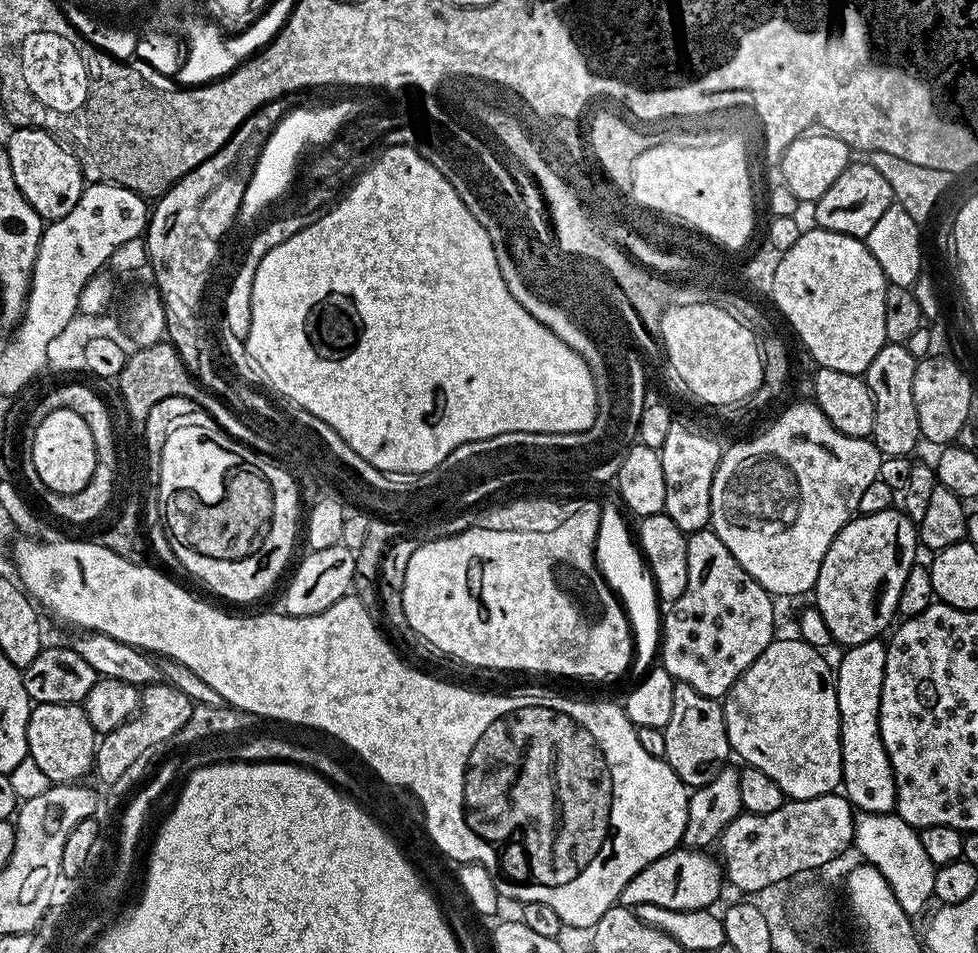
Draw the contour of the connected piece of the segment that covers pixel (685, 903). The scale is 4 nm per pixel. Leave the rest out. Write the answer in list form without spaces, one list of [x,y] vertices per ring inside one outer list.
[[[683,846],[675,852],[667,852],[662,858],[650,862],[622,890],[619,903],[623,907],[640,910],[645,904],[648,908],[665,908],[668,912],[700,912],[708,908],[726,888],[726,877],[721,861],[708,850],[693,850]]]

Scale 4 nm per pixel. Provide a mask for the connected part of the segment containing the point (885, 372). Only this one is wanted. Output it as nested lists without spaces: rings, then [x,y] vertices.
[[[885,342],[882,350],[874,354],[866,373],[868,388],[874,398],[874,426],[870,437],[881,457],[913,455],[916,443],[922,437],[918,426],[918,410],[914,406],[914,370],[917,357],[910,354],[907,344]]]

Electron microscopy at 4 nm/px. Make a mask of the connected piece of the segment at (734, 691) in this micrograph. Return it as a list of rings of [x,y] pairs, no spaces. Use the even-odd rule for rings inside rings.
[[[801,638],[780,639],[773,639],[766,650],[758,654],[755,662],[736,679],[727,696],[723,697],[728,741],[732,752],[740,755],[747,767],[770,774],[770,778],[782,786],[785,797],[805,800],[827,796],[841,787],[844,778],[834,668],[832,664],[828,665],[821,649],[807,644]]]

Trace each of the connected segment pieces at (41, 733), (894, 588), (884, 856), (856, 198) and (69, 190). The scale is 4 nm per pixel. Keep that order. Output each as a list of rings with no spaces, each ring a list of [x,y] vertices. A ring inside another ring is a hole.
[[[38,704],[33,707],[26,726],[28,758],[38,764],[53,785],[75,784],[93,771],[96,763],[98,733],[90,726],[79,704]]]
[[[890,507],[878,514],[857,515],[849,519],[848,525],[834,538],[830,550],[826,550],[814,589],[814,607],[821,612],[837,645],[860,644],[875,640],[881,635],[879,632],[891,622],[892,616],[897,615],[896,607],[902,586],[906,586],[906,578],[917,563],[916,548],[918,549],[917,525],[903,510]]]
[[[866,812],[856,816],[856,825],[852,835],[855,851],[860,851],[859,859],[865,864],[873,864],[890,884],[898,906],[906,910],[910,917],[918,914],[933,899],[934,874],[937,865],[930,862],[926,850],[922,850],[920,833],[911,828],[901,816]]]
[[[852,162],[846,171],[838,174],[834,186],[830,186],[830,190],[826,190],[826,194],[822,194],[822,198],[815,201],[814,224],[815,227],[838,234],[866,238],[870,230],[874,230],[874,222],[878,222],[878,218],[882,218],[882,214],[886,214],[886,210],[893,207],[893,204],[890,182],[886,182],[886,178],[882,178],[882,174],[878,174],[878,170],[874,170],[872,164]]]
[[[16,128],[9,134],[6,147],[14,182],[41,220],[61,220],[78,206],[86,181],[76,156],[61,141],[41,128]]]

